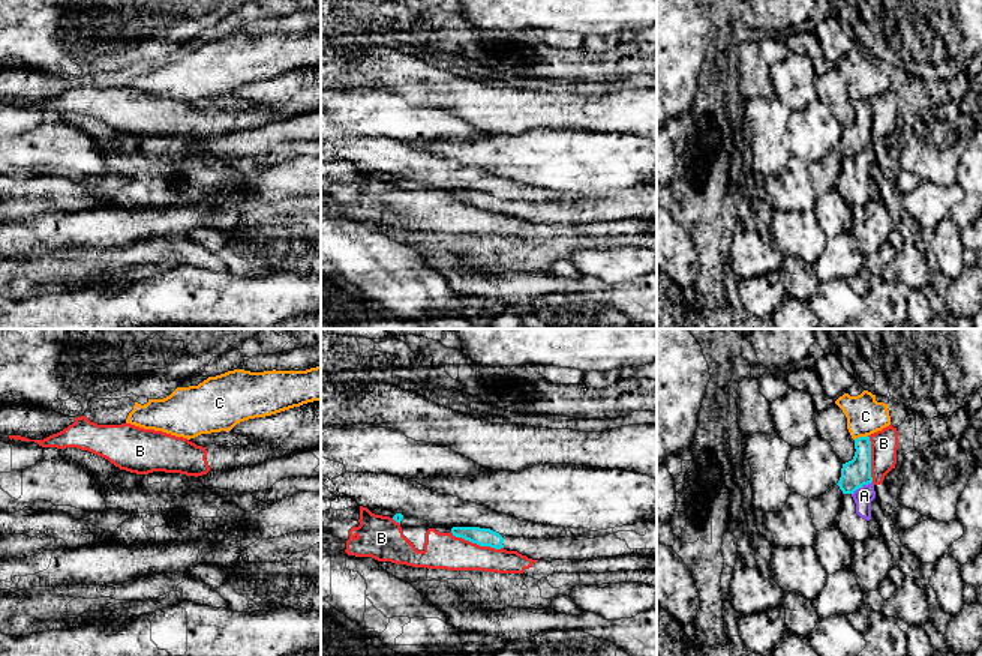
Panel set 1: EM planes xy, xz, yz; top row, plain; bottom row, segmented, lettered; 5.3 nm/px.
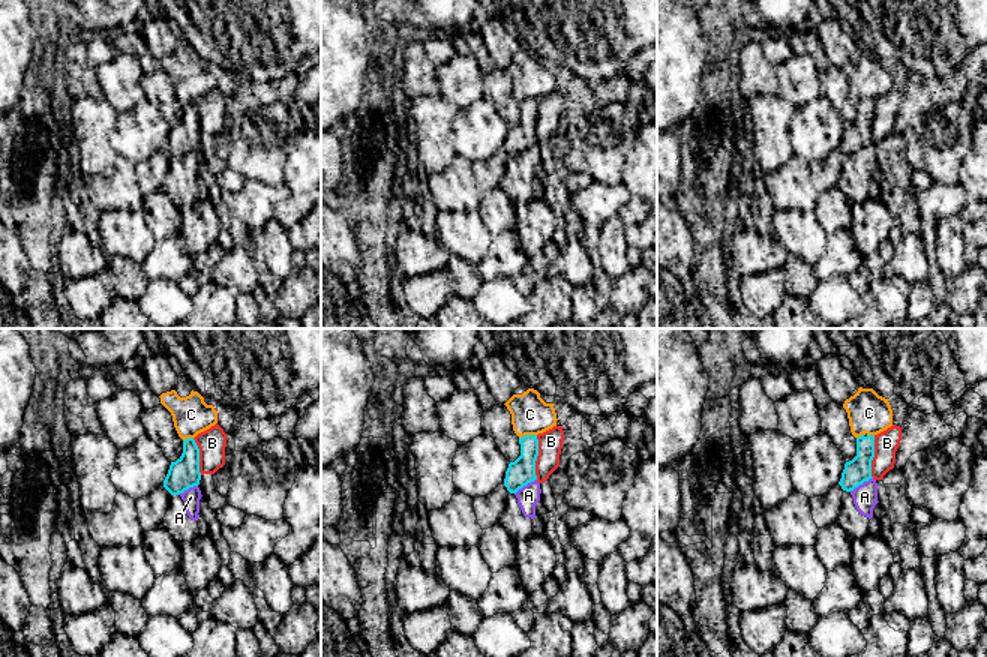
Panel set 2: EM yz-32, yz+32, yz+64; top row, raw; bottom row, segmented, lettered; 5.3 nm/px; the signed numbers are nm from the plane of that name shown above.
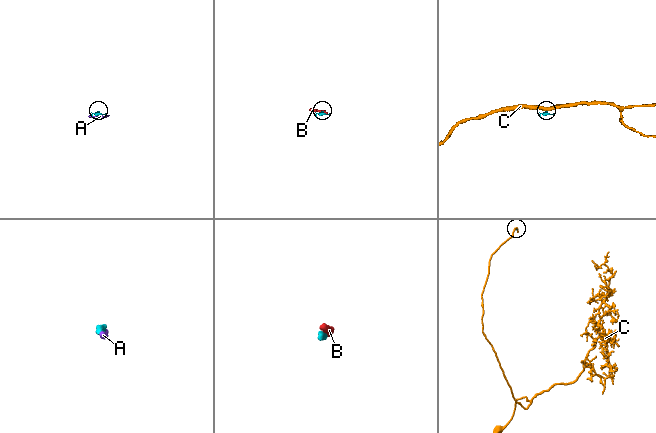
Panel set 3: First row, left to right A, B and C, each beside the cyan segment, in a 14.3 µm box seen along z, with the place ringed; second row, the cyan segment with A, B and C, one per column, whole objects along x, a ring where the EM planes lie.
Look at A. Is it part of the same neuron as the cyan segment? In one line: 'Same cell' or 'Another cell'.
Another cell

